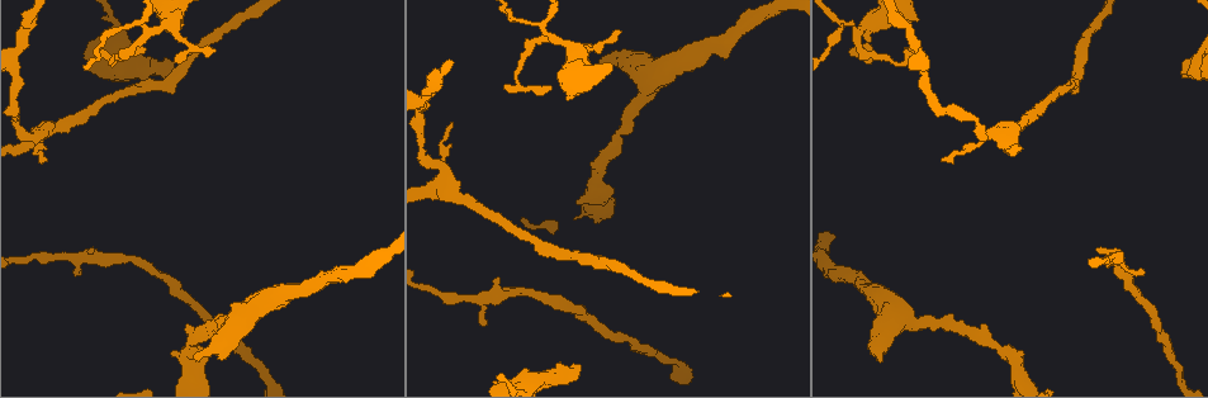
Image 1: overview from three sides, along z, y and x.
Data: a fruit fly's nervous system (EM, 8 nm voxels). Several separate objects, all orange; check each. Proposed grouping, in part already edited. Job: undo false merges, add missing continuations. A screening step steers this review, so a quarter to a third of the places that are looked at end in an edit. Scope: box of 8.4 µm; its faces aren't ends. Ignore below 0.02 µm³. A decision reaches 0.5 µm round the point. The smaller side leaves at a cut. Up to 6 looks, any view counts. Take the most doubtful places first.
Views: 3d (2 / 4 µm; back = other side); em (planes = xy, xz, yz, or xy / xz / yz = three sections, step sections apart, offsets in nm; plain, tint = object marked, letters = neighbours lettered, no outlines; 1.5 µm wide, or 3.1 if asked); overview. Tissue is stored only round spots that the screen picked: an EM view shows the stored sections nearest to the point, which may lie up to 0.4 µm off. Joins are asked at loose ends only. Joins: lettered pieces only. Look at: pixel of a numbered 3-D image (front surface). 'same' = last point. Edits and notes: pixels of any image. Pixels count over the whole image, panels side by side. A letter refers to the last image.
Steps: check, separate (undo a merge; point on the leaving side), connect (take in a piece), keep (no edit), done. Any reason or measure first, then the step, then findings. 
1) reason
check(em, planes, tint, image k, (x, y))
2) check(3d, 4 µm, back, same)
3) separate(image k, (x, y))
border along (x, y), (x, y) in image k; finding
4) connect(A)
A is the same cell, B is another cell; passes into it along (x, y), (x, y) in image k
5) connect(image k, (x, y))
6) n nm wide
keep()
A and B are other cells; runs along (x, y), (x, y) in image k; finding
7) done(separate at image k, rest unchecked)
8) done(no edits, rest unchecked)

an open end
check(em, yz, step 4, letters, image 1, (576, 366))

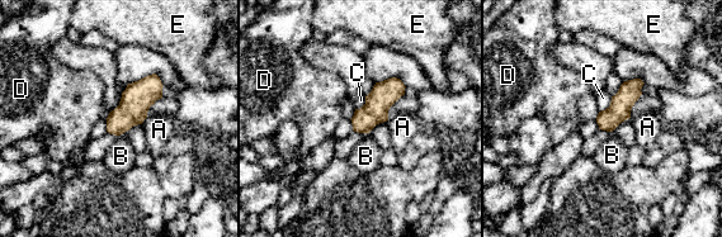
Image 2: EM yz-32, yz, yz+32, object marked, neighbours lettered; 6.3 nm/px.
C touches over 130 nm
keep()
A, B, C, D and E are other cells; runs along (637, 81), (621, 107), (602, 126) in image 2; none of them fits

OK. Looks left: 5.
branch stops here
check(em, planes, plain, image 1, (598, 62))

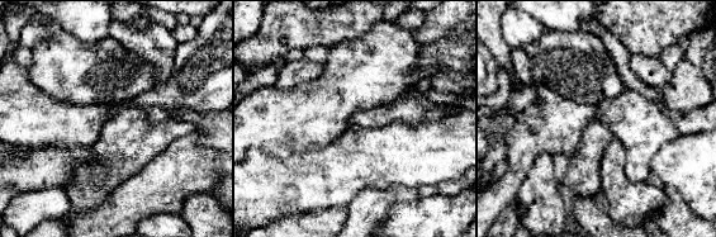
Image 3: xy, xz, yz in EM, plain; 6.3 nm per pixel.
check(em, planes, letters, same)

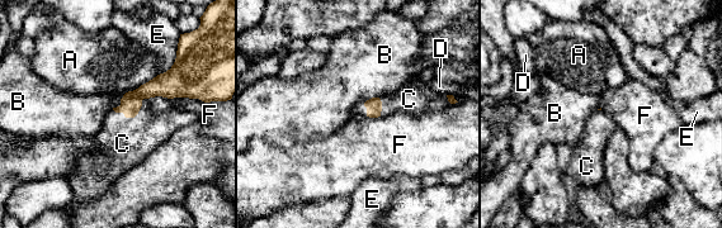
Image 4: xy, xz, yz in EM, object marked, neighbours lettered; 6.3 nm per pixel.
connect(C)
C is the same cell, A, B, D, E and F are other cells; it goes on there

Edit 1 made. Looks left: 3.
check(overview)

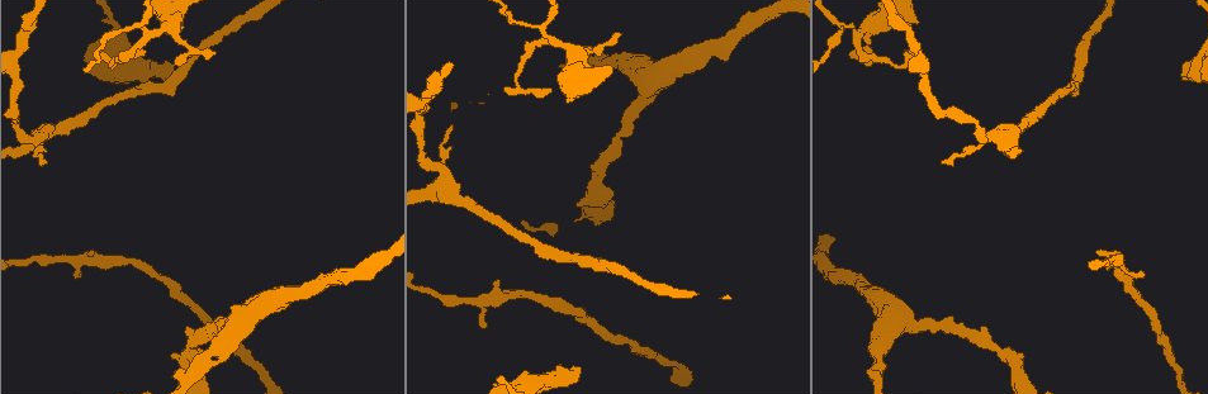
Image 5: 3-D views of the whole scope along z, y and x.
sudden change in width
check(3d, 2 µm, back, image 5, (996, 134))

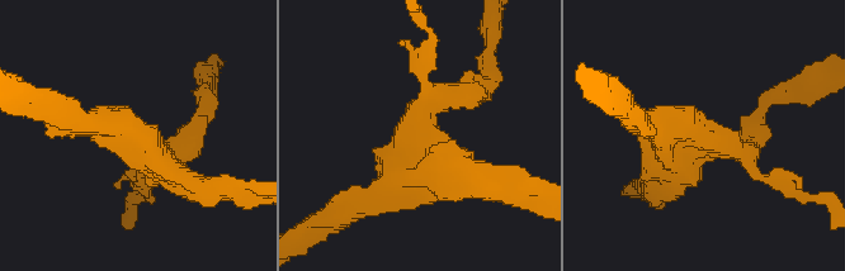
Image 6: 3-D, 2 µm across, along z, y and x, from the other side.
check(em, xz, step 8, letters, image 6, (424, 138))

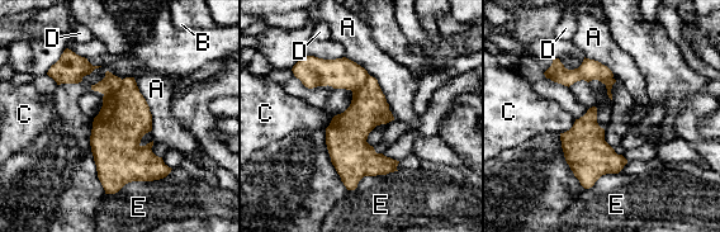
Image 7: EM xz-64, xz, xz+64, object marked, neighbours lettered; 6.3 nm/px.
separate(image 7, (110, 83))
A, B, C, D and E are other cells; border along (122, 80), (115, 89), (104, 94) in image 7; a second cell is stuck on

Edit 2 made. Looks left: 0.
done(connect at image 4, separate at image 7, rest unchecked)

